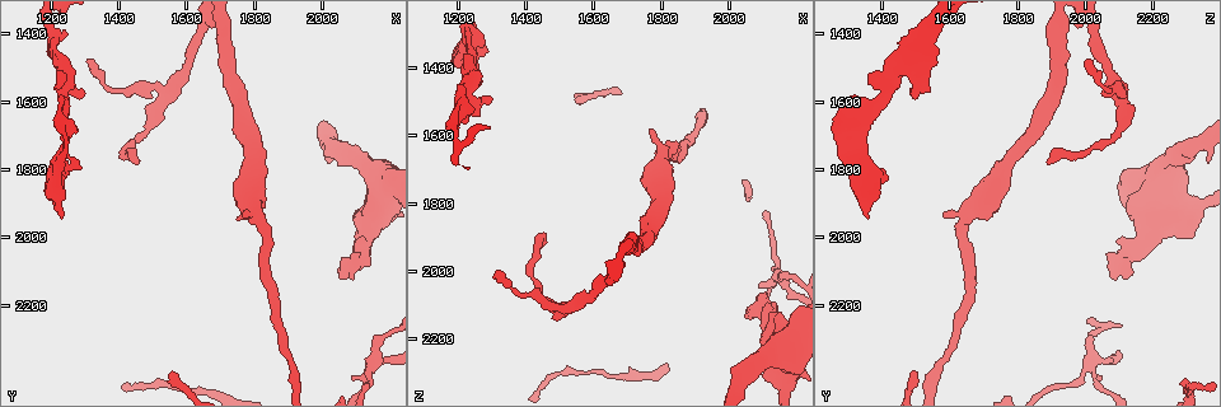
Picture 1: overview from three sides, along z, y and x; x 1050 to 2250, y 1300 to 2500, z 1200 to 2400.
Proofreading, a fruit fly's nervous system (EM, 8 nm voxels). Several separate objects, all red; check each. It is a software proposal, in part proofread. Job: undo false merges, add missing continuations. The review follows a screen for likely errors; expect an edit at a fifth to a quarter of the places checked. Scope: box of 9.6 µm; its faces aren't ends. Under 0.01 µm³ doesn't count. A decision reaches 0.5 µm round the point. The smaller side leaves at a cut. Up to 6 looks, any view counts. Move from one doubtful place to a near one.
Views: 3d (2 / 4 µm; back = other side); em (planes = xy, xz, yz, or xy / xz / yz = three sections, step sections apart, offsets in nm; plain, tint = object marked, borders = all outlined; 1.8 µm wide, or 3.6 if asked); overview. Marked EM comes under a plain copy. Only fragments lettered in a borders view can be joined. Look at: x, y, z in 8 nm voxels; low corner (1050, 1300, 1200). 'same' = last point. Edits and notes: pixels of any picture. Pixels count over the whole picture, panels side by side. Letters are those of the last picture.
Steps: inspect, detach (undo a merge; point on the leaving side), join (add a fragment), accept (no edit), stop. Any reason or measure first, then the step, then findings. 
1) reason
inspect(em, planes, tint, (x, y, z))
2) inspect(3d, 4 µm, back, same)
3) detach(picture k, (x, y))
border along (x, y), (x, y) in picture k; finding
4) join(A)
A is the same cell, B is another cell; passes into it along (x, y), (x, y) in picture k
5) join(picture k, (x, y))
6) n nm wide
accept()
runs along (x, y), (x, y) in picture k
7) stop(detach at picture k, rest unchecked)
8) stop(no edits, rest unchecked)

thin end
inspect(em, planes, borders, (1320, 1470, 2020))

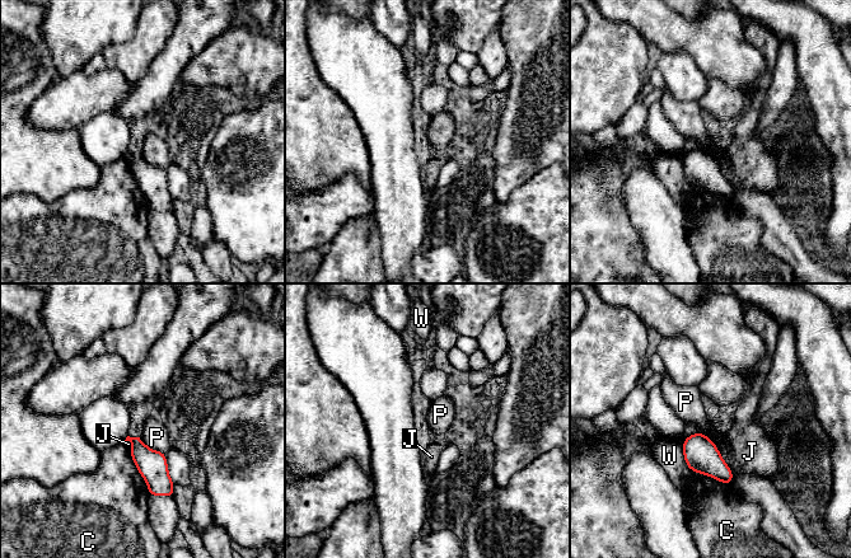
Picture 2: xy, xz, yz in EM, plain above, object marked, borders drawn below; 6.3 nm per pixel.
110 nm wide
accept()
C, J, P and W are other cells; none of them fits

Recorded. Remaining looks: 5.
branch stops here
inspect(3d, 4 µm, (1220, 1480, 1560))

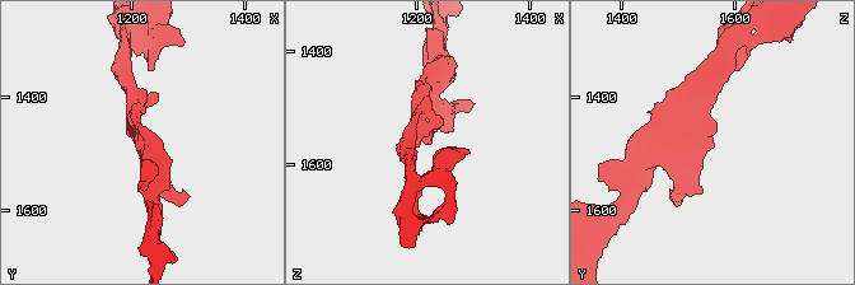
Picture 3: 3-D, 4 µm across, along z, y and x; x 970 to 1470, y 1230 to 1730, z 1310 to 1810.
inspect(em, xy, step 8, tint, (1225, 1490, 1560))

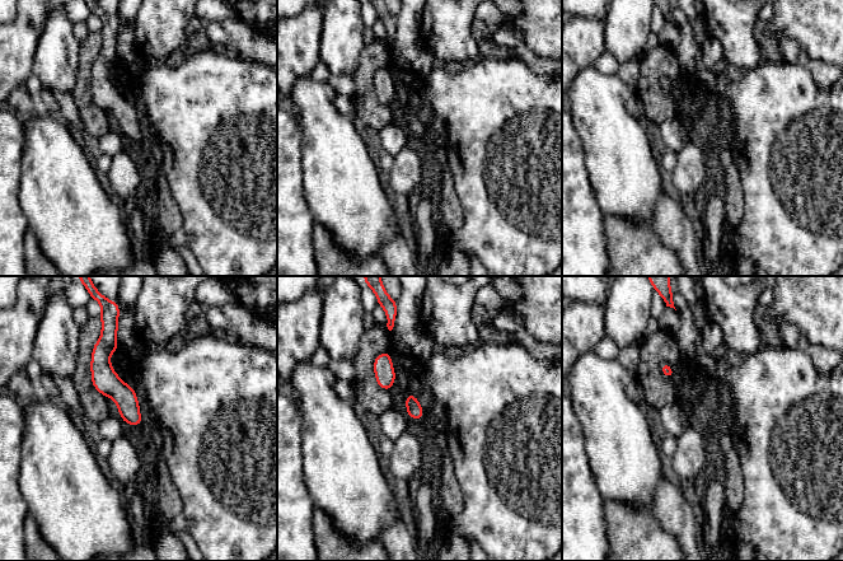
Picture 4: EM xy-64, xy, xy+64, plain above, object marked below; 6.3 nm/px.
inspect(em, planes, borders, same)

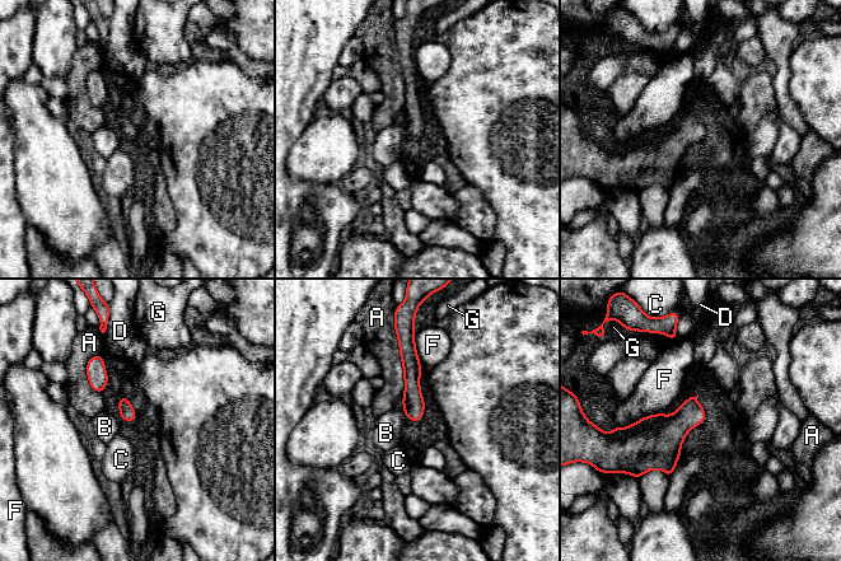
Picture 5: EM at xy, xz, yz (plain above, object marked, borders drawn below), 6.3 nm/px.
A touches over 420 nm
accept()
A, B, C, D, F and G are other cells; border along (401, 403), (405, 417) in picture 5; no lettered fragment goes on from it

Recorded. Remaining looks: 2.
looks like a crossing
inspect(em, xz, step 8, borders, (2150, 2370, 2010))

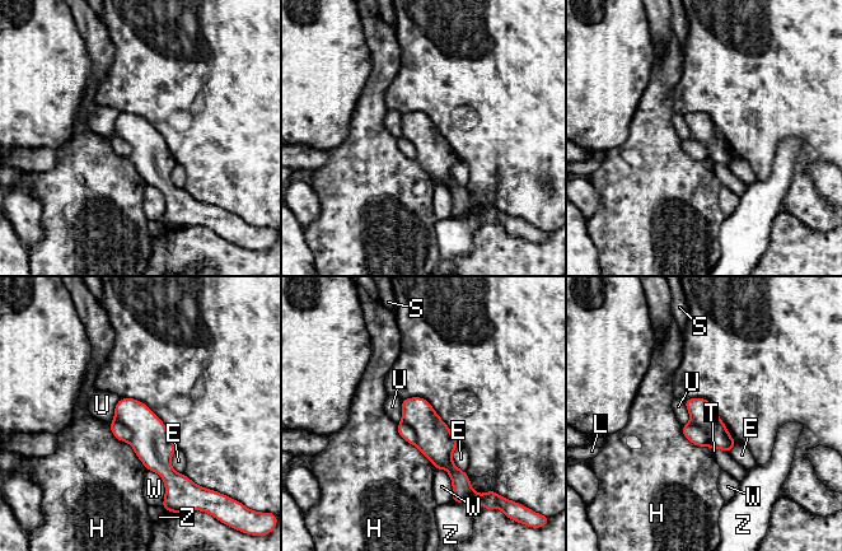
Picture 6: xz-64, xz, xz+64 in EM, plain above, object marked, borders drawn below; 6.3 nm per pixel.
220 nm wide
detach(picture 6, (697, 435))
E, H, L, S, T, U, W and Z are other cells; border along (690, 423), (705, 430), (707, 444) in picture 6; a second cell is stuck on

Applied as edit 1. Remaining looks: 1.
stop(detach at picture 6, rest unchecked)

